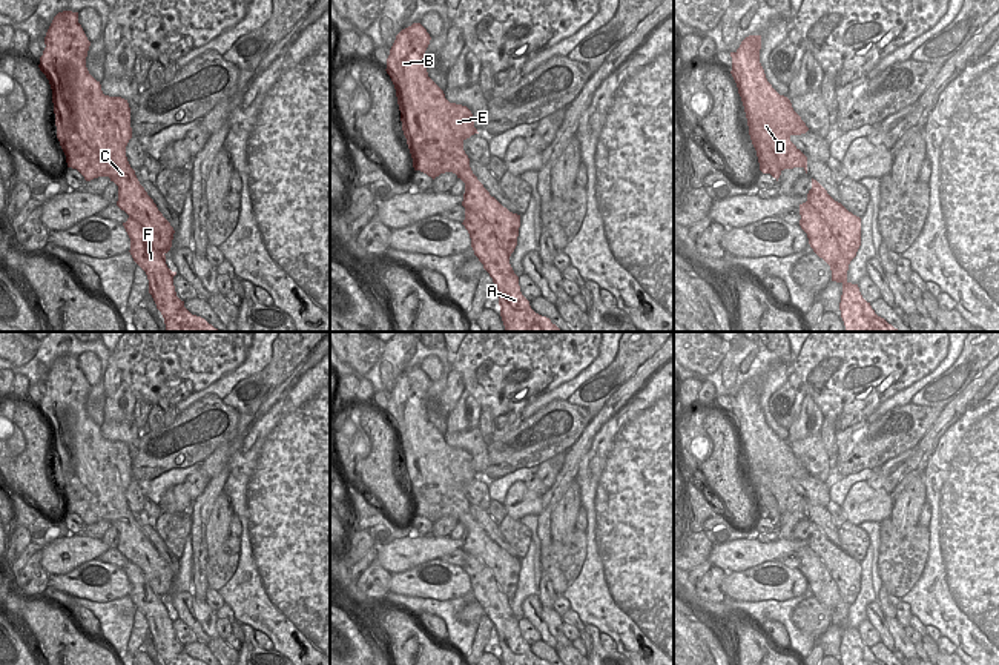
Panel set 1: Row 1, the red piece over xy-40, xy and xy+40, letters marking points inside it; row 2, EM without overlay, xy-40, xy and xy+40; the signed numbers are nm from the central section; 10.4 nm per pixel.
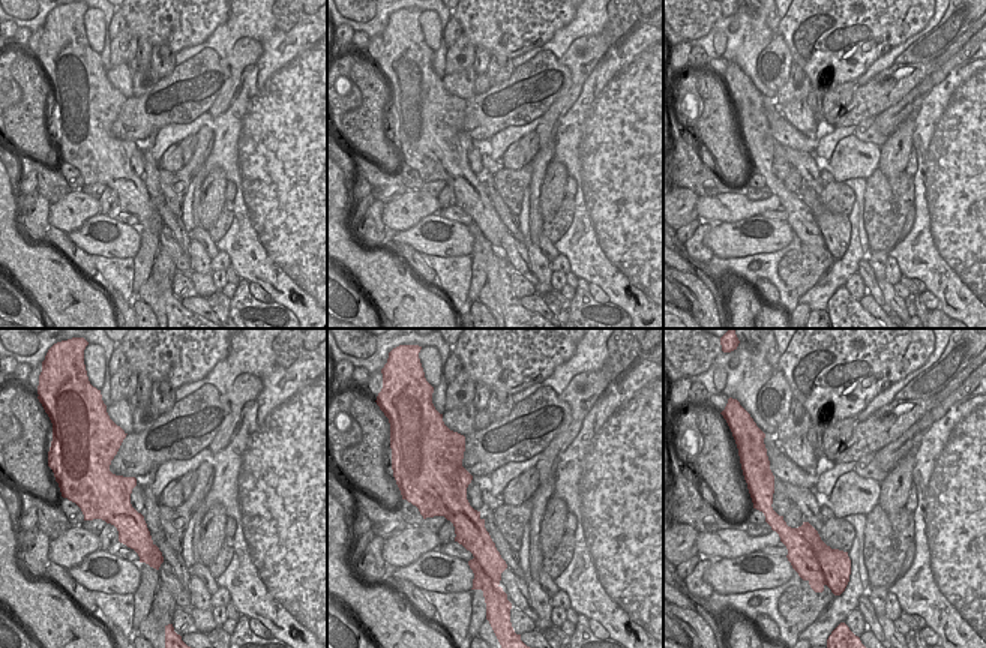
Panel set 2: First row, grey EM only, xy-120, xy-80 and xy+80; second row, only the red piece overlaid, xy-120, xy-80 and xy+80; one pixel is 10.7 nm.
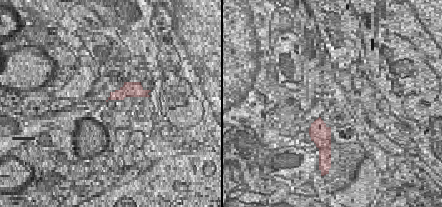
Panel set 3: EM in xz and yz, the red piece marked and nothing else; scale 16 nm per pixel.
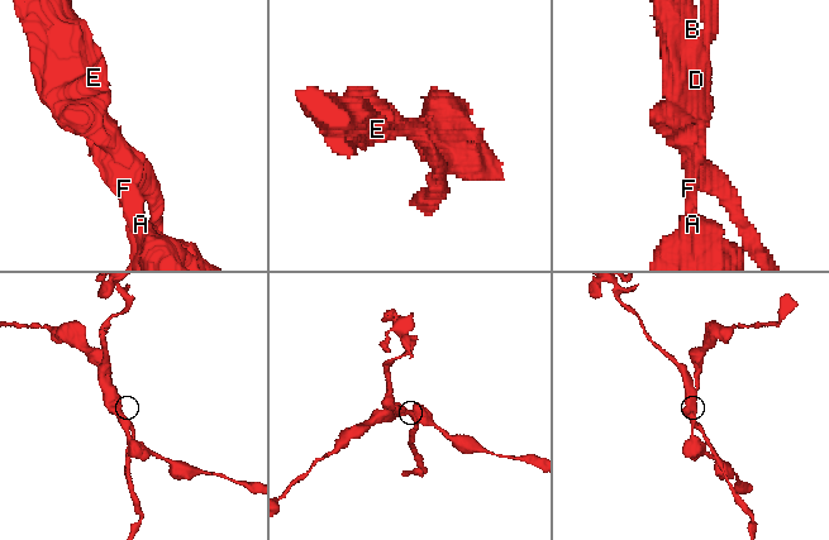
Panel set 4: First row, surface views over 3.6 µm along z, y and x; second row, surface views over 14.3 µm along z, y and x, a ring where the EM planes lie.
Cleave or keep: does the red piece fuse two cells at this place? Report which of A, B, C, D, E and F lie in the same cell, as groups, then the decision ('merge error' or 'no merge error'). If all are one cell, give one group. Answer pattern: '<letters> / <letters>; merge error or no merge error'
A F / B C D E; merge error

